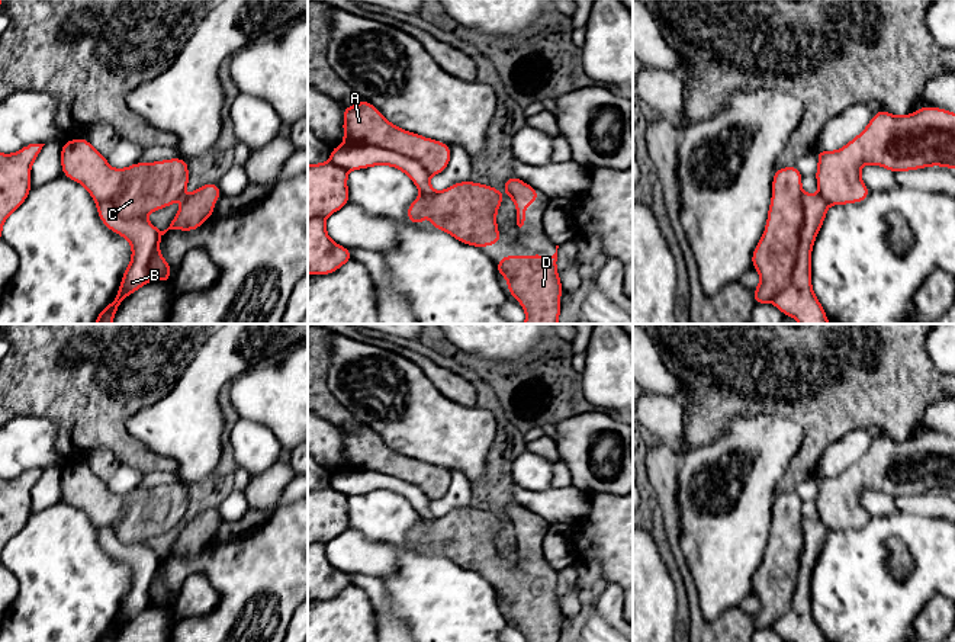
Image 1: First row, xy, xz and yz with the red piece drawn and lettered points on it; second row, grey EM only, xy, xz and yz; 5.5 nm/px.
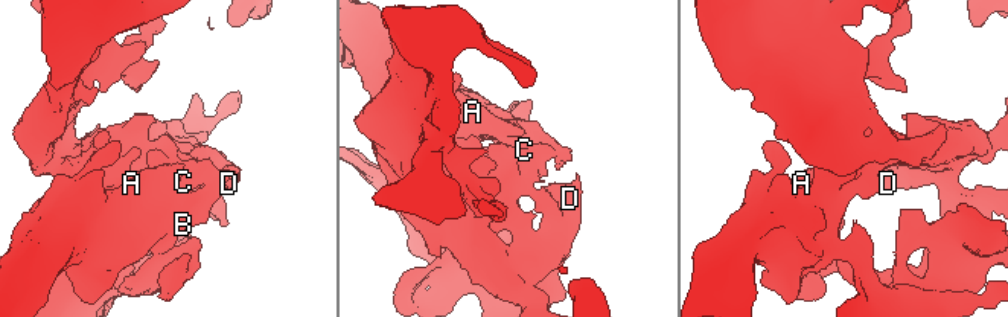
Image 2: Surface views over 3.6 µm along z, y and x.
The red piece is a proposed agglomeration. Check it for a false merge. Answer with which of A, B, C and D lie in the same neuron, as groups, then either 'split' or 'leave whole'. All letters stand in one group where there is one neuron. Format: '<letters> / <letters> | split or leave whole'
A C D / B | split

